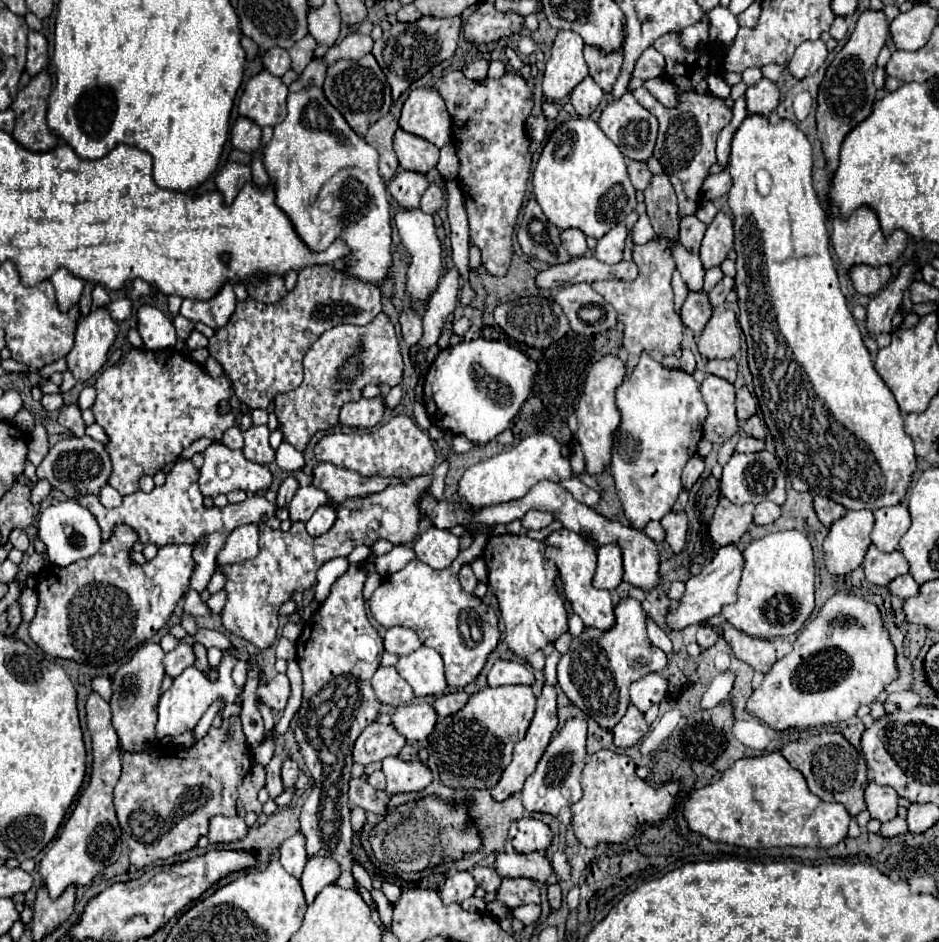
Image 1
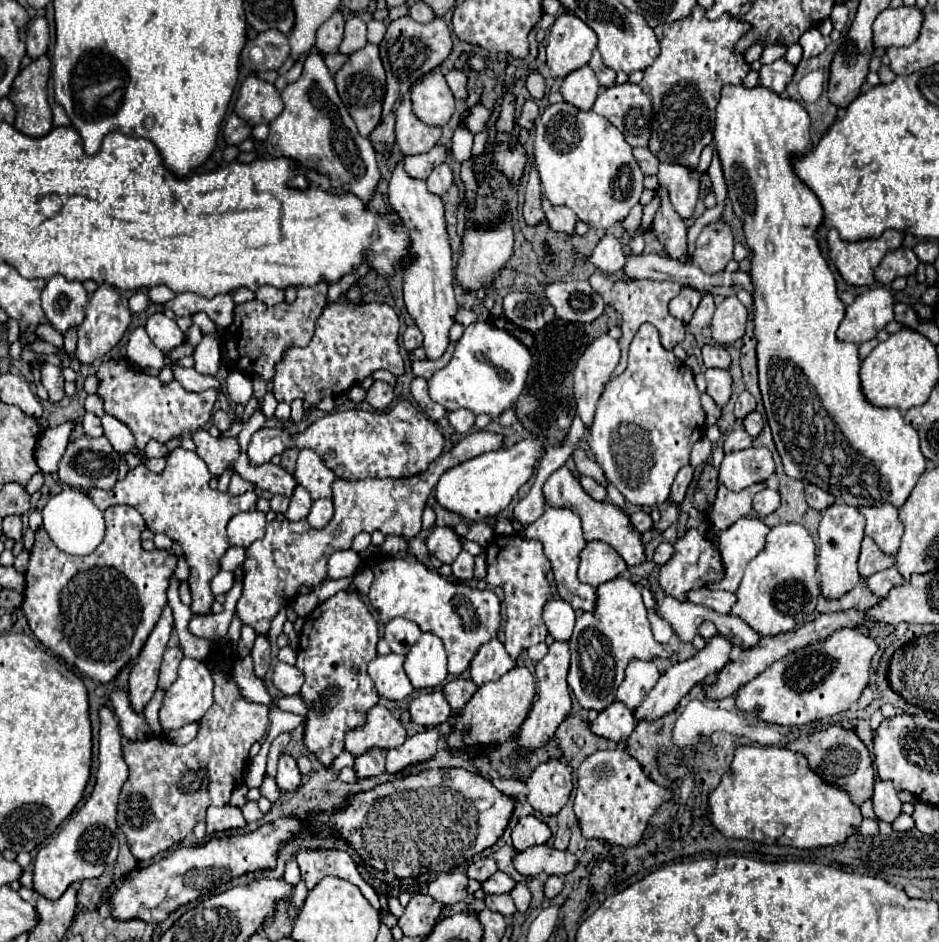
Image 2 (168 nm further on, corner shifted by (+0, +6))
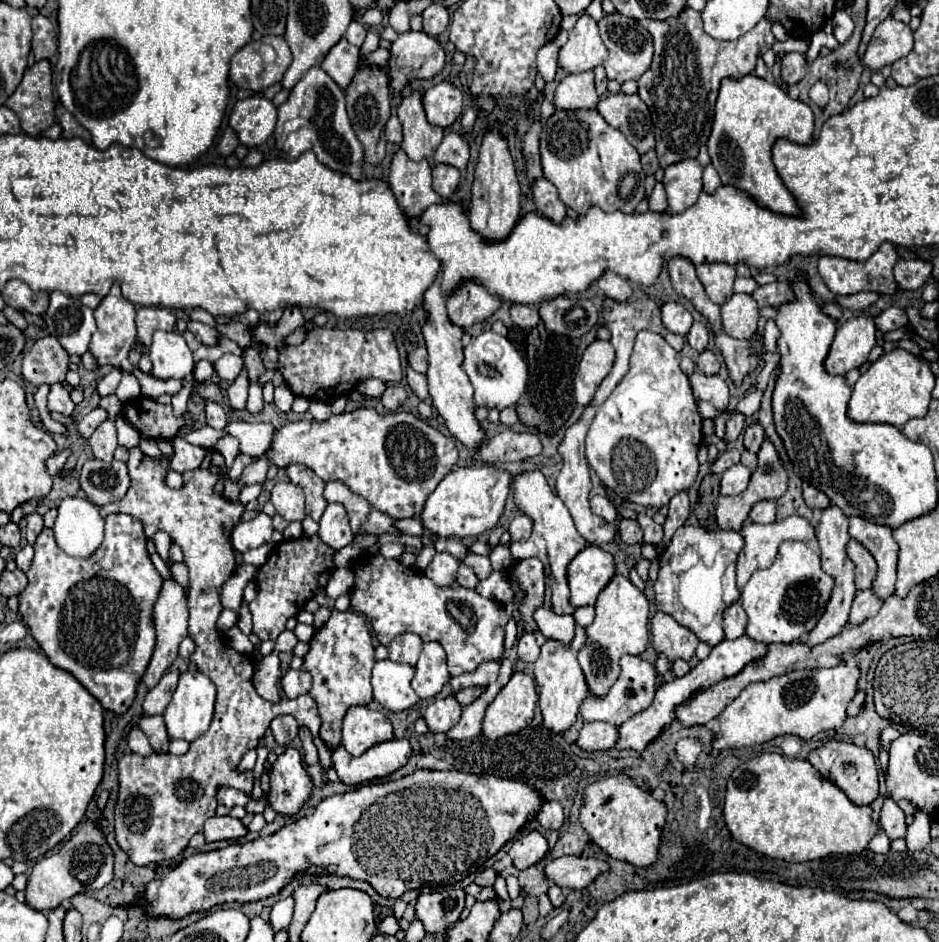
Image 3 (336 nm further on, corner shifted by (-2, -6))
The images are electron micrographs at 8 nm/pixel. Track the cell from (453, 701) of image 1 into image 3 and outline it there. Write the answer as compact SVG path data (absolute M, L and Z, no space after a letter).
M468 687L468 689L462 689L462 691L456 691L454 693L454 697L456 697L456 701L462 705L462 707L466 707L466 705L470 705L470 703L474 703L480 695L482 695L482 687Z

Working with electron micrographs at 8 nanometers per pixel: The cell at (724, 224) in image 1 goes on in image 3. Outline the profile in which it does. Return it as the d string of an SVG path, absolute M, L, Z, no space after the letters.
M704 263L696 267L696 275L702 281L706 295L716 305L722 305L728 295L732 295L732 285L736 277L736 267L728 263Z

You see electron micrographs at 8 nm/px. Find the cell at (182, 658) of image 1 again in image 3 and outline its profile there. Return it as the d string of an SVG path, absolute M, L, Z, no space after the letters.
M176 669L166 671L164 677L160 679L160 683L150 693L146 693L146 699L144 699L144 713L146 715L162 715L164 713L166 705L170 703L172 695L176 691L178 677L180 677L180 671L176 671Z

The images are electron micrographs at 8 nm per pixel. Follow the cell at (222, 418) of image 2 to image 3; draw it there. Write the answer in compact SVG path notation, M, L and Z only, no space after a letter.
M206 403L206 419L208 419L208 425L214 429L224 429L228 423L224 409L216 403Z

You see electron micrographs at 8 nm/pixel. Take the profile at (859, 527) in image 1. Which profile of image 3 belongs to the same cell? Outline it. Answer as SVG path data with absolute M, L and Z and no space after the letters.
M830 505L828 509L822 511L822 519L820 519L820 525L818 525L818 543L820 543L820 559L822 559L822 571L826 571L832 579L834 579L834 587L832 587L832 595L830 595L830 601L826 605L826 611L824 615L820 617L818 625L810 631L810 637L808 637L808 645L818 645L834 635L838 635L842 631L842 627L848 623L848 615L850 615L850 607L852 607L852 601L854 601L854 595L856 595L856 587L854 587L854 563L852 559L846 555L846 543L852 539L850 533L848 533L848 517L836 507L836 505Z

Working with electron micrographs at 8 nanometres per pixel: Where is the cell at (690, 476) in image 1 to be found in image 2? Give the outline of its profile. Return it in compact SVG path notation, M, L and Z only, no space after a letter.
M692 465L682 467L682 469L678 471L678 475L676 475L674 483L672 483L670 499L672 499L674 503L678 503L678 505L682 503L682 499L684 499L684 495L686 495L686 489L688 489L688 485L690 485L690 481L692 481L692 471L694 471L694 467L692 467Z

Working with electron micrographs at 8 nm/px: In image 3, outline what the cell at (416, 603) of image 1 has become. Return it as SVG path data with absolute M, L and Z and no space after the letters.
M368 555L354 563L356 585L352 591L352 609L370 617L372 629L382 645L406 631L426 641L438 641L448 655L450 675L474 671L482 661L496 659L504 653L504 627L508 615L498 601L484 599L472 589L450 589L434 585L422 571L408 569L396 559Z

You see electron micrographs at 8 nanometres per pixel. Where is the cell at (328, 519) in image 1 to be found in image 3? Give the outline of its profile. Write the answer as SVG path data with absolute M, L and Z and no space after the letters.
M330 503L318 521L318 537L332 549L342 549L352 545L354 535L348 525L348 517L342 505Z

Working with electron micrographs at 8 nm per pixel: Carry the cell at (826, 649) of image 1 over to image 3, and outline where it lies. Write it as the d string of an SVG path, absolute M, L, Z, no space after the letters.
M840 661L828 669L800 669L764 683L748 685L720 715L720 733L714 739L714 753L760 745L780 735L812 739L820 731L838 729L846 719L846 707L858 691L860 667Z

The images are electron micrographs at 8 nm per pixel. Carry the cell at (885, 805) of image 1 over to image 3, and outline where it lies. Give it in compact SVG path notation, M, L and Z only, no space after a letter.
M884 797L884 805L880 811L880 825L890 839L898 839L898 837L906 835L904 811L890 797Z

